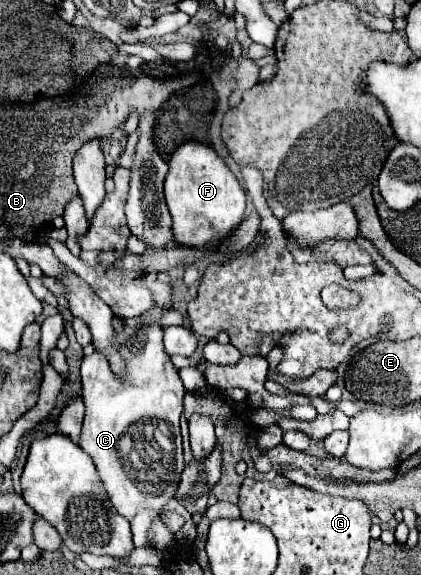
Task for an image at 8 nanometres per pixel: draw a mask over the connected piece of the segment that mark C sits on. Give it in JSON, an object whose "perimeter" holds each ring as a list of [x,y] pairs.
{"perimeter":[[[155,306],[143,316],[127,318],[125,332],[117,334],[121,354],[127,360],[127,380],[119,380],[111,372],[101,352],[85,356],[81,364],[85,422],[79,446],[93,458],[115,510],[129,520],[135,546],[149,546],[147,530],[173,498],[185,466],[179,432],[185,388],[179,370],[163,350],[159,326],[163,312],[161,306]]]}

